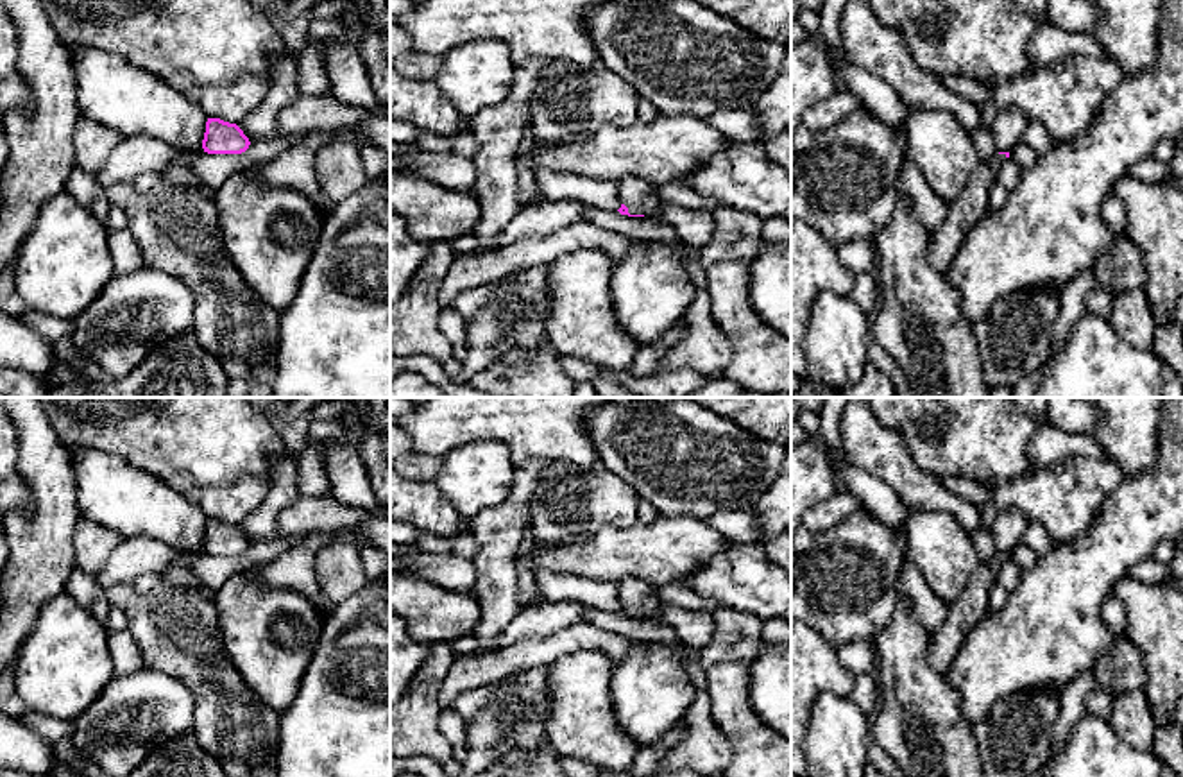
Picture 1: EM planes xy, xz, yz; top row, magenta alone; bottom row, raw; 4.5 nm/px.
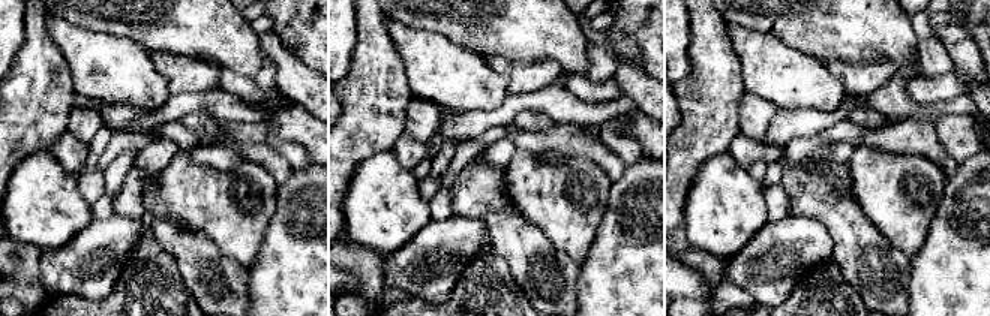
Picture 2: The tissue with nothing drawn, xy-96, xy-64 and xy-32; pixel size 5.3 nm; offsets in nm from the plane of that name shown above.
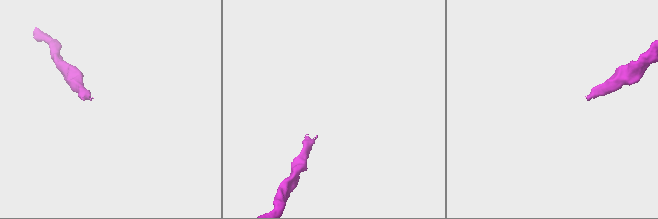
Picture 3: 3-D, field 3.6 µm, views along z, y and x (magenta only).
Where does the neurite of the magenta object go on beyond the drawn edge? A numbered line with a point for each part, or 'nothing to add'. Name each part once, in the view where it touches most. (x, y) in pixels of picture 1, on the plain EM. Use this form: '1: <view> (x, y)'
1: xz (638, 597)

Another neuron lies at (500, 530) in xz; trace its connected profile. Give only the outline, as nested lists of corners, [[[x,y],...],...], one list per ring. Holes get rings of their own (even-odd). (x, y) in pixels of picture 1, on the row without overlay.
[[[532,458],[515,467],[508,500],[499,507],[483,508],[469,519],[478,541],[476,582],[472,596],[480,603],[480,621],[472,637],[481,653],[498,650],[498,641],[510,621],[521,612],[517,602],[517,557],[530,521],[530,500],[540,473],[553,460]]]

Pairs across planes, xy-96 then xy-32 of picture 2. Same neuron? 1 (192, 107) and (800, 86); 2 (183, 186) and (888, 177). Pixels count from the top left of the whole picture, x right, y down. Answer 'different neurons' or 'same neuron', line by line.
1: different neurons
2: same neuron

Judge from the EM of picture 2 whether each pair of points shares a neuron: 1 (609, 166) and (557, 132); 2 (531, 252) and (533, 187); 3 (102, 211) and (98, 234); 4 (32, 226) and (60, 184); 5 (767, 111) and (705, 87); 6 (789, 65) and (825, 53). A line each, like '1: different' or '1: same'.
1: same
2: different
3: different
4: same
5: different
6: different

